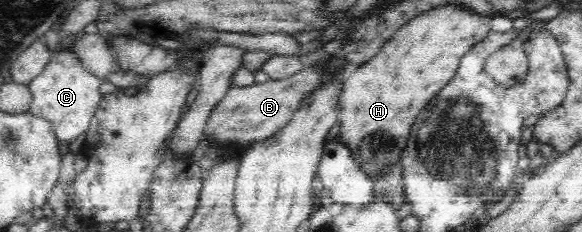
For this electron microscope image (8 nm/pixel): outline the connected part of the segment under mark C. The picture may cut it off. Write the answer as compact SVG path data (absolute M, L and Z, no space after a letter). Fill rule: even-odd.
M60 51L50 58L44 71L28 87L33 96L29 112L51 121L58 141L67 143L86 133L107 88L104 80L88 72L70 51Z

